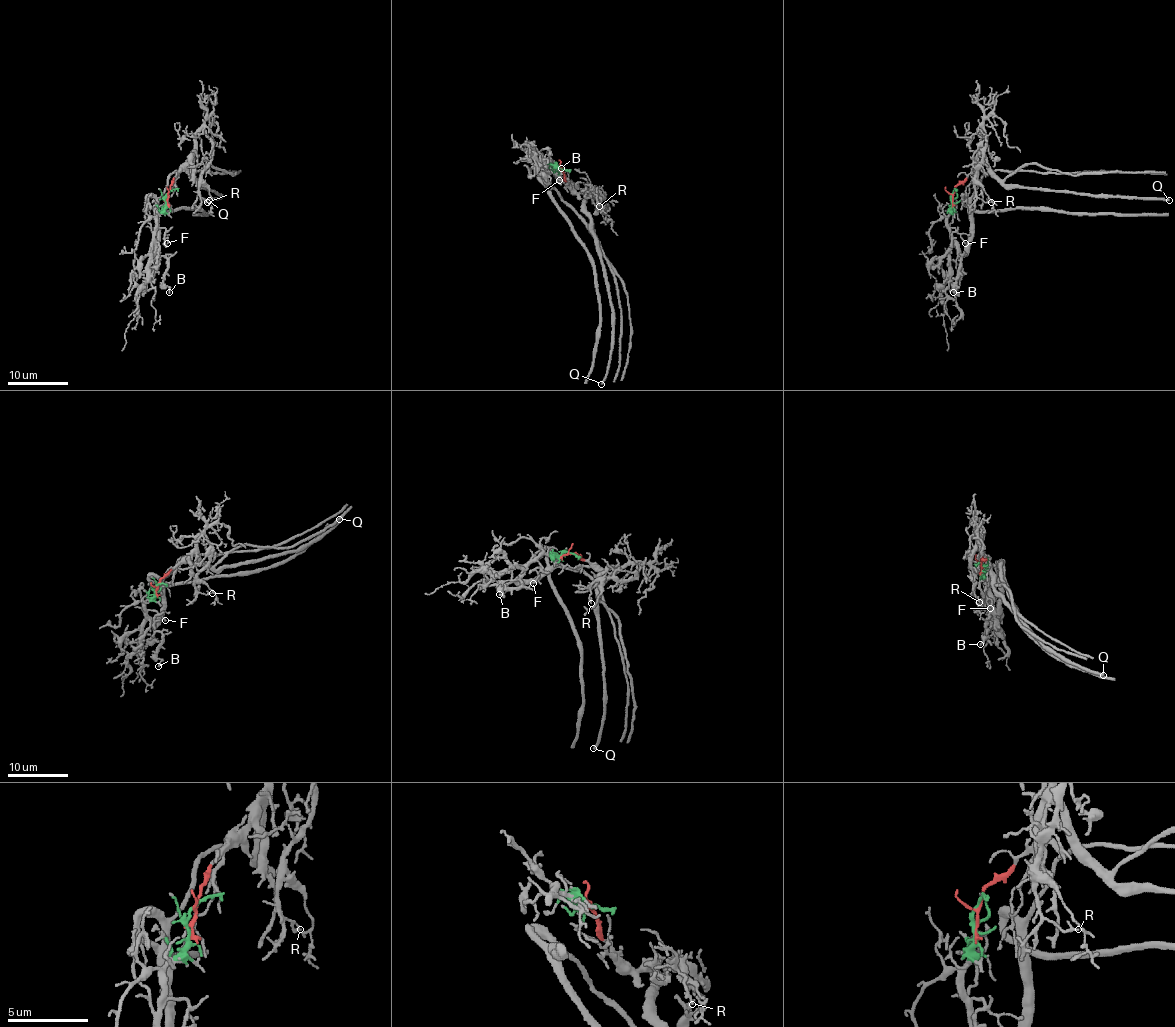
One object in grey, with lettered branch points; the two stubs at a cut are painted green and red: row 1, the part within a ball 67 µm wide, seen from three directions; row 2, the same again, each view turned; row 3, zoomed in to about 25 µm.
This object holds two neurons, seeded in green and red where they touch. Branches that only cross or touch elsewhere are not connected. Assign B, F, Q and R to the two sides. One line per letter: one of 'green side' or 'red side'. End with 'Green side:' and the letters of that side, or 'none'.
B: green side
F: green side
Q: red side
R: red side
Green side: B, F

